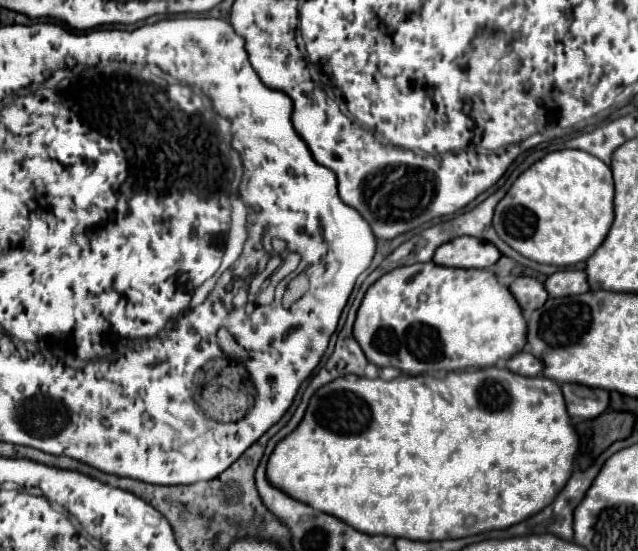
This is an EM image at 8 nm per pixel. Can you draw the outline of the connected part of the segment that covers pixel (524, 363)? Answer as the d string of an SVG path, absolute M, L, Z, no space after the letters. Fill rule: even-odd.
M522 350L508 360L508 370L522 376L538 376L544 370L544 362L540 358L534 358L534 354L528 350Z

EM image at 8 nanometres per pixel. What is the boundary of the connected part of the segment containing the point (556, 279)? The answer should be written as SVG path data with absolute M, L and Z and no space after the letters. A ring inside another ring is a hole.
M560 270L548 276L546 290L550 296L562 298L562 296L574 296L574 294L588 292L590 286L588 286L588 278L584 270Z

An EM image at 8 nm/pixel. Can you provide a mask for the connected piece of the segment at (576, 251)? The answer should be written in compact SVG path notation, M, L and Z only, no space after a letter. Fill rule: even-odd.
M558 150L532 164L498 202L494 228L522 256L552 266L574 266L588 260L604 242L614 222L612 170L582 150Z

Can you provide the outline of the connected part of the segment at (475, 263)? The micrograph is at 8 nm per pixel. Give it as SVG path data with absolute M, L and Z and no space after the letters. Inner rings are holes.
M462 236L442 244L434 254L434 262L452 268L490 268L500 256L502 254L494 244L472 236Z

